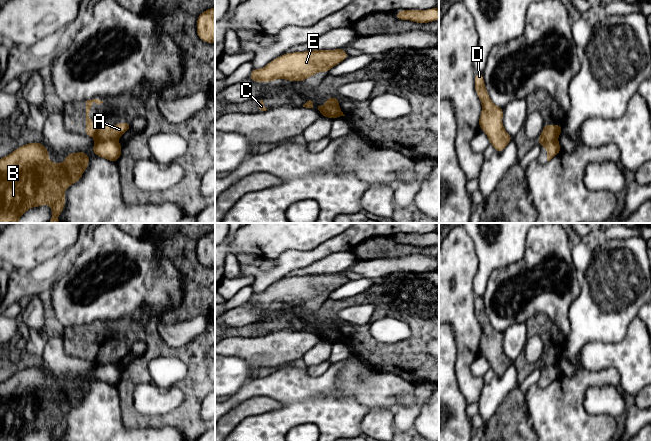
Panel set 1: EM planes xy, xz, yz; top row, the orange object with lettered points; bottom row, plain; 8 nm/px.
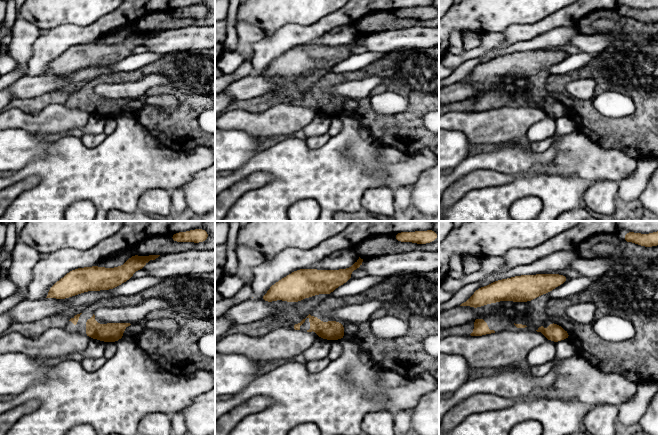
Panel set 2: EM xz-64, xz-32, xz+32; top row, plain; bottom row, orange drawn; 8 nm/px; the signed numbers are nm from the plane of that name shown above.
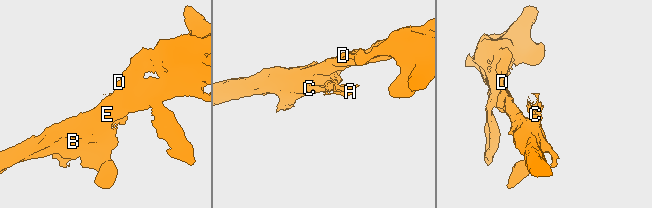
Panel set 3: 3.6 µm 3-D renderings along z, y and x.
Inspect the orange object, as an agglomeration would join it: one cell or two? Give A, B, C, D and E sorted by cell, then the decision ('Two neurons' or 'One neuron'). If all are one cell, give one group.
Groups: A / B C D E. Two neurons

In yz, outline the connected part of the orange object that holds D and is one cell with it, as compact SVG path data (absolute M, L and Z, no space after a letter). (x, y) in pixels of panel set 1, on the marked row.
M475 74L475 90L482 104L479 118L480 130L484 131L496 152L502 152L513 139L502 123L503 108L495 105L486 90L483 74Z

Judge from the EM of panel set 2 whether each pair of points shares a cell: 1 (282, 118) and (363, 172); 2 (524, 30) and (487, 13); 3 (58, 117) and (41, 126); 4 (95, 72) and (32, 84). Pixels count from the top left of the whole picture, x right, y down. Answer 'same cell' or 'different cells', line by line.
1: different cells
2: different cells
3: same cell
4: same cell

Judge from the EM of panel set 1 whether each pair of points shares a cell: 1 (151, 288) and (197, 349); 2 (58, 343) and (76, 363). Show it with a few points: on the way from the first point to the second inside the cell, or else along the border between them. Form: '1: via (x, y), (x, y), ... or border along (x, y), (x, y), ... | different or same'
1: border along (181, 290), (178, 306), (159, 315), (146, 312) | different
2: via (58, 349), (70, 363) | same

